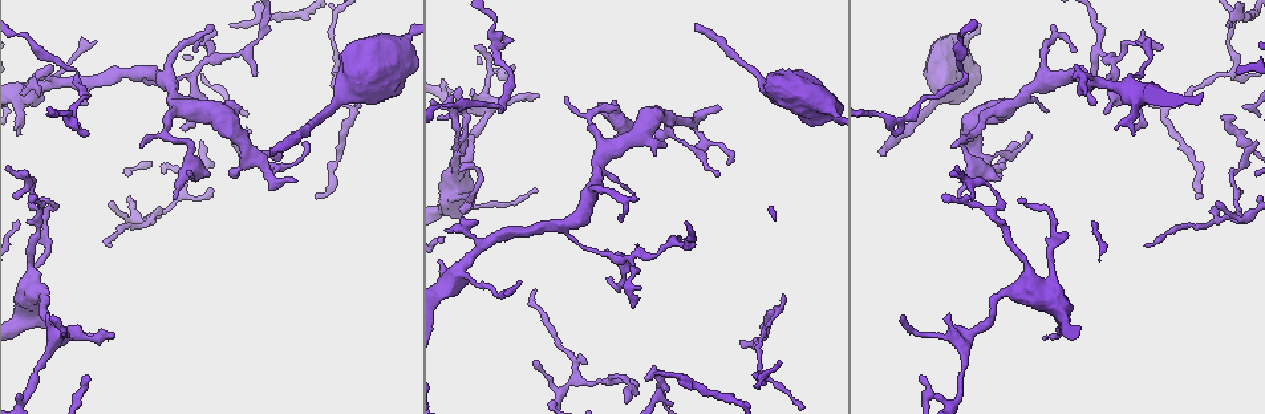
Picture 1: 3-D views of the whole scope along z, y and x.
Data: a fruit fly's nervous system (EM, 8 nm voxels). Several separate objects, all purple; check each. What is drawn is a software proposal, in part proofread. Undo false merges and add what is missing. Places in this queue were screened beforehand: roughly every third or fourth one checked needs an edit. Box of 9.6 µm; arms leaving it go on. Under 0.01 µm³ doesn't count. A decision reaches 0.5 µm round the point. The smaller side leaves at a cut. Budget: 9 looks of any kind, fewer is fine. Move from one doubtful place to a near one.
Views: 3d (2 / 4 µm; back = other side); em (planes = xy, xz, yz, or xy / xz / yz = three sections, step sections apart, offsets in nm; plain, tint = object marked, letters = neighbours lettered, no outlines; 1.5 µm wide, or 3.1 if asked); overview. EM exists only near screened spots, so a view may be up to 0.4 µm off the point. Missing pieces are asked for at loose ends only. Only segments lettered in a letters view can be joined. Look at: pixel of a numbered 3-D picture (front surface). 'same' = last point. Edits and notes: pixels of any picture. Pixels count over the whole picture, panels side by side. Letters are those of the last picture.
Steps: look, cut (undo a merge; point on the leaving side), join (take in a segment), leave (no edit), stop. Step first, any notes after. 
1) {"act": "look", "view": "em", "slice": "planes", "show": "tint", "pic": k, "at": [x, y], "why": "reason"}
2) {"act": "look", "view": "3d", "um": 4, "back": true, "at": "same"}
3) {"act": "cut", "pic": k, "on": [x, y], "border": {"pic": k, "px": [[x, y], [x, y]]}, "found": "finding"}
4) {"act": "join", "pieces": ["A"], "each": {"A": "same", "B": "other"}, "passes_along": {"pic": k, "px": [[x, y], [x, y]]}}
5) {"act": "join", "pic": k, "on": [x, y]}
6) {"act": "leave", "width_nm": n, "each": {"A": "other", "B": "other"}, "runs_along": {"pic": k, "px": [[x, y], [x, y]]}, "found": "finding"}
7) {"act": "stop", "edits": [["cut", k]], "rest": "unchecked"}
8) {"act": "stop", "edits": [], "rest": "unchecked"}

{"act": "look", "view": "em", "slice": "planes", "show": "letters", "pic": 1, "at": [893, 135], "why": "tapers out"}

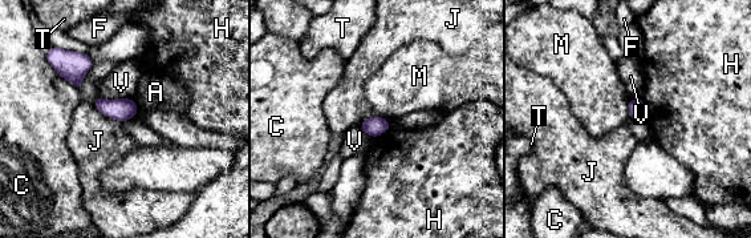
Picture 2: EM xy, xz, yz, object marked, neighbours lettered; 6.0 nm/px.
{"act": "leave", "width_nm": 100, "each": {"A": "other", "C": "other", "F": "other", "H": "other", "J": "other", "M": "other", "T": "other", "V": "other"}, "border": {"pic": 2, "px": [[92, 104], [104, 115], [122, 122]]}, "found": "none of them fits"}

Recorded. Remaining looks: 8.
{"act": "look", "view": "em", "slice": "planes", "show": "letters", "pic": 1, "at": [306, 143], "why": "free end"}

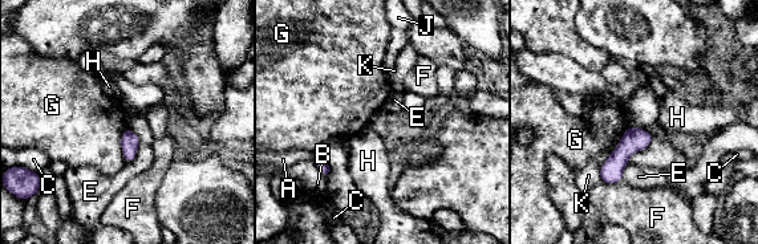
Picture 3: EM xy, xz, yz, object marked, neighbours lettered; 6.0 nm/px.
{"act": "leave", "longest_contact_nm": ["G", 320], "each": {"A": "other", "B": "other", "C": "other", "E": "other", "F": "other", "G": "other", "H": "other", "J": "other", "K": "other"}, "found": "none of them fits"}

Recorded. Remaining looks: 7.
{"act": "look", "view": "3d", "um": 4, "pic": 1, "at": [695, 30], "why": "long arm stops here"}

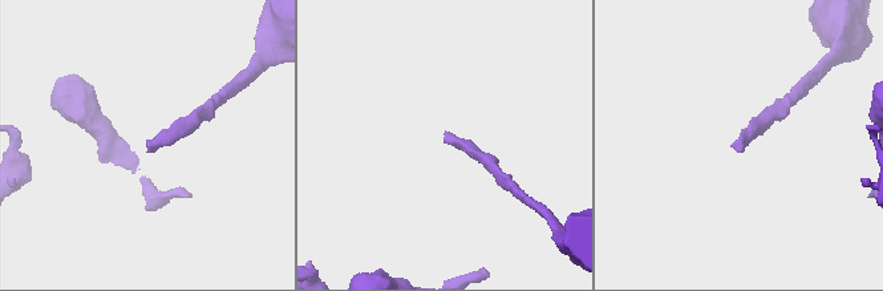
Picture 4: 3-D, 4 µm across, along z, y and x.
{"act": "look", "view": "em", "slice": "planes", "show": "letters", "pic": 4, "at": [742, 150]}

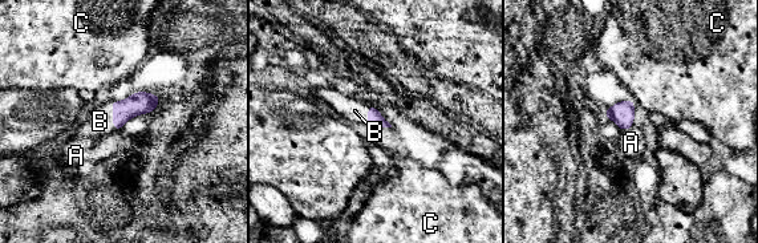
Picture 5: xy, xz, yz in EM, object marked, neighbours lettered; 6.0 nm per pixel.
{"act": "join", "pieces": ["B"], "width_nm": 100, "each": {"A": "other", "B": "same", "C": "other"}, "found": "the cell continues"}

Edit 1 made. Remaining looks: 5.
{"act": "look", "view": "em", "slice": "planes", "show": "letters", "pic": 1, "at": [1231, 72], "why": "abrupt turn"}

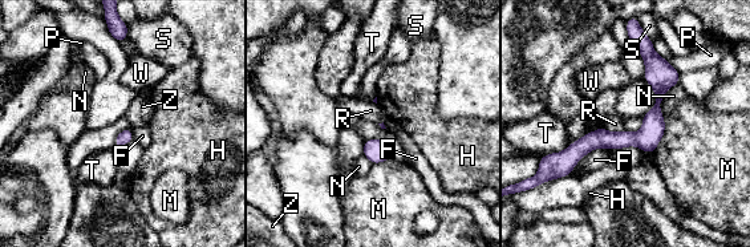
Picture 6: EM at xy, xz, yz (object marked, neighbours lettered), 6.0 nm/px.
{"act": "leave", "each": {"F": "other", "H": "other", "M": "other", "N": "other", "P": "other", "R": "other", "S": "other", "T": "other", "W": "other", "Z": "other"}, "border": {"pic": 6, "px": [[678, 81], [660, 105], [664, 121]]}, "found": "continuous, no second cell"}

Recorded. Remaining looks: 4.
{"act": "stop", "edits": [["join", 5]], "rest": "unchecked"}

